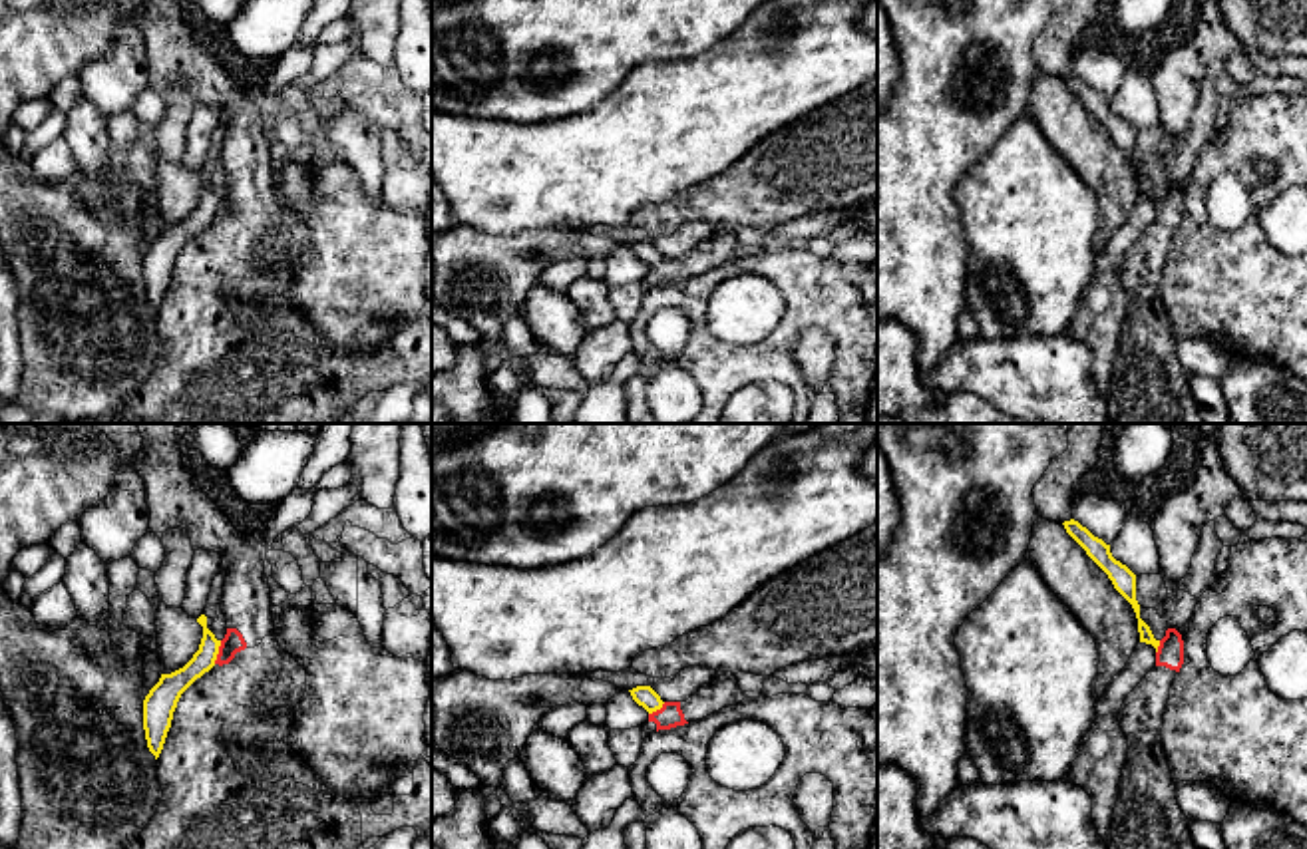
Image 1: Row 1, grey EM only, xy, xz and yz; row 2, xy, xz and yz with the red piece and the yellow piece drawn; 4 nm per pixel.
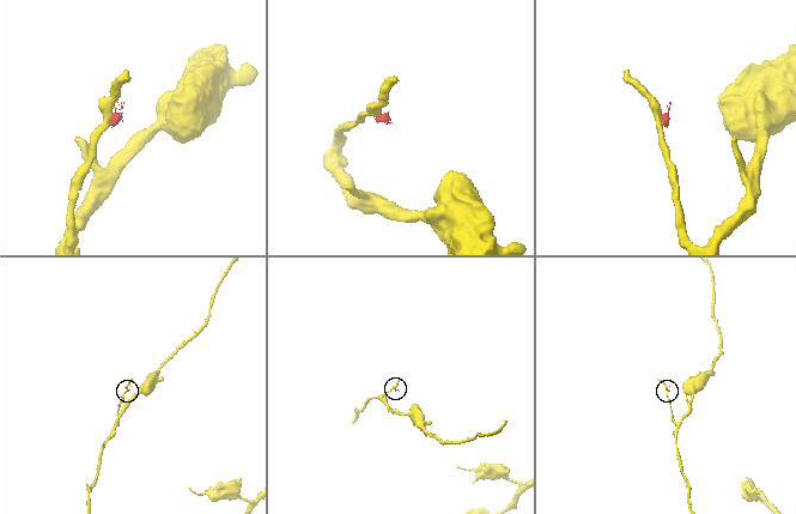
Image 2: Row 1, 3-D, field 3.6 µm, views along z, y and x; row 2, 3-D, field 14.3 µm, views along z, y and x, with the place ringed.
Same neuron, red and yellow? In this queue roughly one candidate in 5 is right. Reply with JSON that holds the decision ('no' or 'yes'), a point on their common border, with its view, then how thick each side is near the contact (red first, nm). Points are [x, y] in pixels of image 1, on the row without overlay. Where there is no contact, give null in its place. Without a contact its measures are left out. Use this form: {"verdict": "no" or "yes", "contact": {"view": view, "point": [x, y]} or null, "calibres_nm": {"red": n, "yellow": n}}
{"verdict": "no", "contact": {"view": "xy", "point": [219, 207]}, "calibres_nm": {"red": 90, "yellow": 110}}

